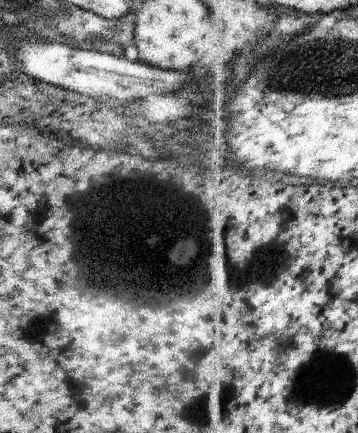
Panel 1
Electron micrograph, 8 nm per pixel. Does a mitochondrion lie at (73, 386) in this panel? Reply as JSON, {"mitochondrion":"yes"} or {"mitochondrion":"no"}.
{"mitochondrion":"no"}

